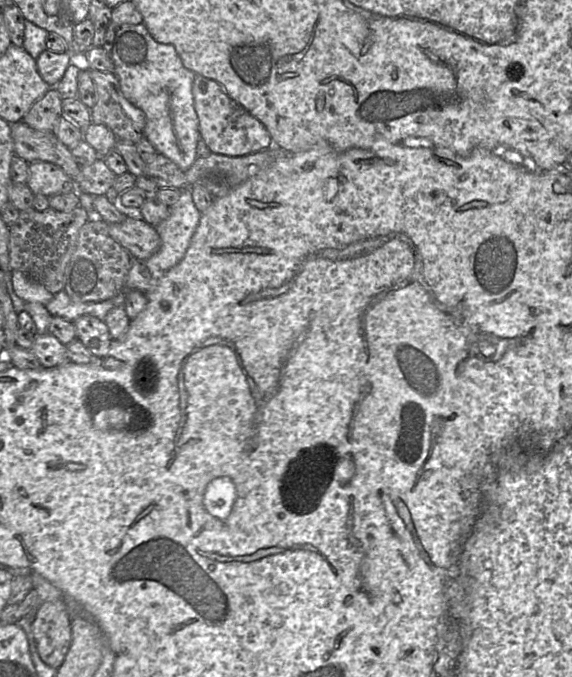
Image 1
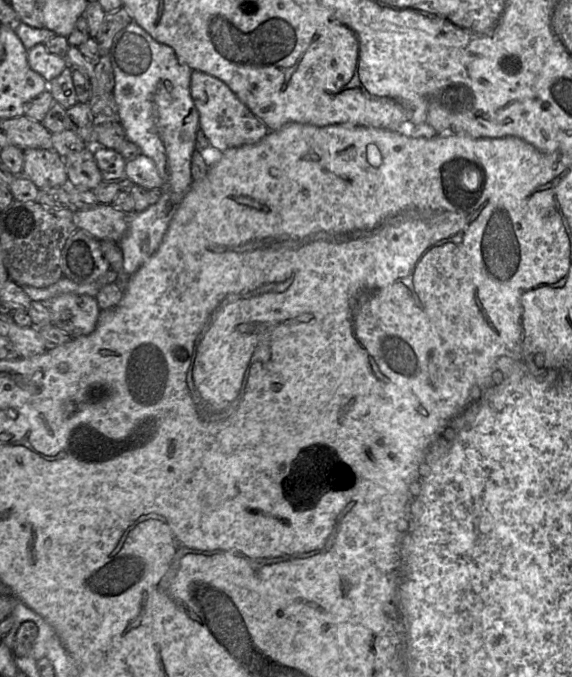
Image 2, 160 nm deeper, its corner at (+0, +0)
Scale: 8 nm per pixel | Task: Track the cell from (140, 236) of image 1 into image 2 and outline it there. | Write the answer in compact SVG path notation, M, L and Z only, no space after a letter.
M98 204L87 210L75 210L74 222L78 229L91 234L96 239L112 240L117 243L128 228L128 215L111 204Z

